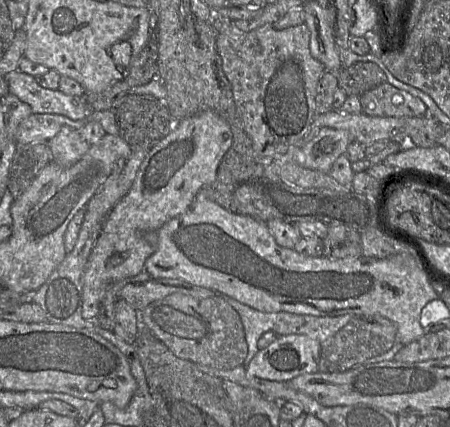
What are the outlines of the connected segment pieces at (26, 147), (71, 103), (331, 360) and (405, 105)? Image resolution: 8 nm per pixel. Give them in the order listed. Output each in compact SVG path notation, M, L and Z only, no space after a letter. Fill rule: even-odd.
M47 142L17 144L10 166L8 187L14 199L20 197L38 174L53 161Z
M19 70L9 72L3 78L8 84L9 93L28 104L33 114L58 114L72 120L82 120L91 110L85 97L43 88L34 76Z
M355 316L334 335L331 343L322 349L318 362L318 371L322 373L341 373L364 363L368 359L384 354L396 342L396 334L397 325L389 319L380 316Z
M382 83L360 96L362 112L378 117L426 116L427 106L418 97L398 89L389 83Z

